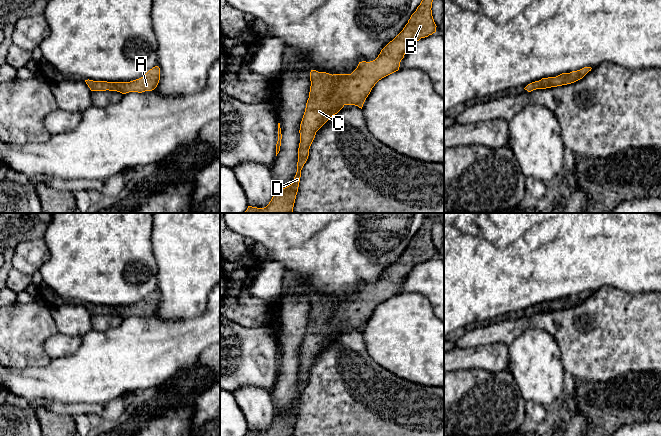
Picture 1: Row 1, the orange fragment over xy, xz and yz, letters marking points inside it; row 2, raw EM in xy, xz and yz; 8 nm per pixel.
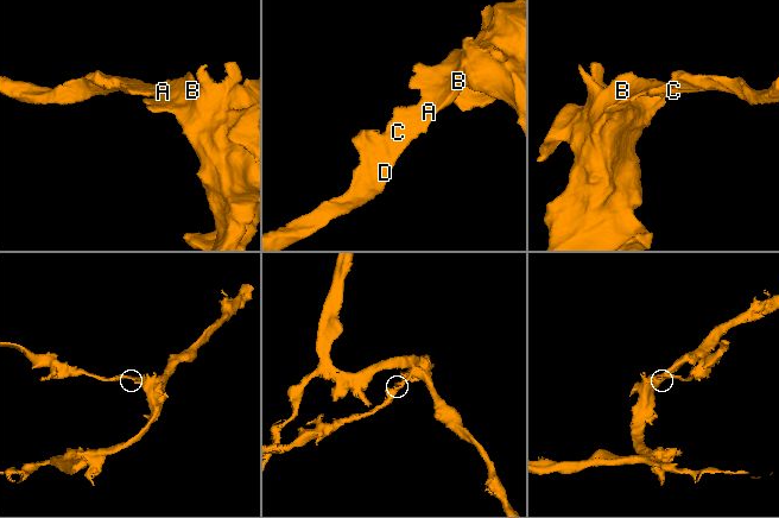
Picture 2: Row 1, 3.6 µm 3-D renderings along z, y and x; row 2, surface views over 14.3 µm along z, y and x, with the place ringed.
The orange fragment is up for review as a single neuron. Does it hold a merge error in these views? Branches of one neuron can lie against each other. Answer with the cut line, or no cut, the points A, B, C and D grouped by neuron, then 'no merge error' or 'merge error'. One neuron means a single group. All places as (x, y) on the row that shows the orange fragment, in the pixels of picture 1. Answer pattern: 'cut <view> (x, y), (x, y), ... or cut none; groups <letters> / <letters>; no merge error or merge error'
cut none; groups A B C D; no merge error

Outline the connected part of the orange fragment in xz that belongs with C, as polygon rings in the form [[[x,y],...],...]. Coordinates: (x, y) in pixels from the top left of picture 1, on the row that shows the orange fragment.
[[[422,0],[416,11],[411,15],[403,30],[390,41],[380,52],[378,57],[370,62],[359,62],[351,74],[329,74],[311,70],[310,92],[305,112],[300,124],[300,143],[298,148],[297,172],[291,185],[283,189],[275,189],[269,204],[264,208],[248,206],[245,213],[292,213],[298,192],[301,170],[309,156],[310,146],[316,132],[345,105],[355,105],[362,109],[363,104],[375,84],[382,78],[399,70],[400,62],[413,43],[436,32],[436,24],[432,16],[433,0]]]

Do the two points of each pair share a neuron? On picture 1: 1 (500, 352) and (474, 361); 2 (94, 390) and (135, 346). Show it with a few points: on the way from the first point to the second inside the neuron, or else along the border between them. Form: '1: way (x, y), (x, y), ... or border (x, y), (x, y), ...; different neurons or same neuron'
1: way (494, 357), (480, 357); same neuron
2: way (102, 379), (124, 357); same neuron

